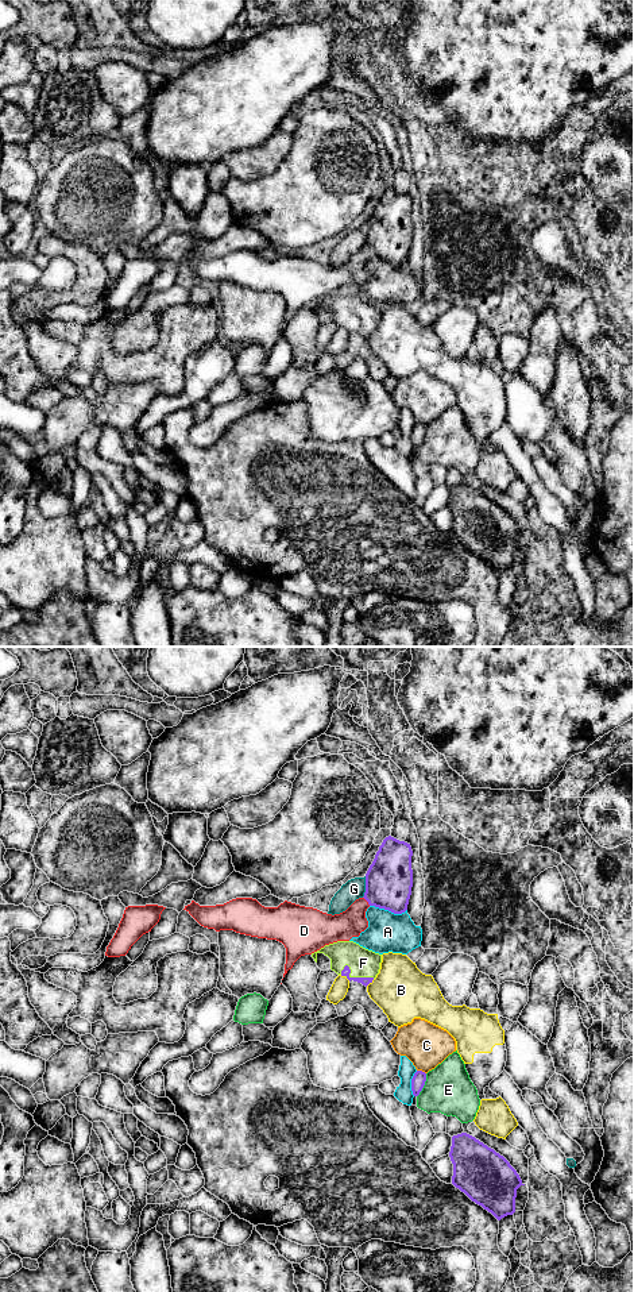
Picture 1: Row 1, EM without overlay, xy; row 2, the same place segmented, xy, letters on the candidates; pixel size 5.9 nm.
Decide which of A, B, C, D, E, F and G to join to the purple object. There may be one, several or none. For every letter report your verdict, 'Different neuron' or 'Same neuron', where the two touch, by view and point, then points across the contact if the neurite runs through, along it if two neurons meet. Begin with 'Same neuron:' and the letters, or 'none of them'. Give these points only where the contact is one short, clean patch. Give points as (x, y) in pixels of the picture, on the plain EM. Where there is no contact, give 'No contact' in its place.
Same neuron: F
A: Different neuron. Touches purple at xy (389, 262)
B: Different neuron. Touches purple at xy (370, 334)
C: Different neuron. Touches purple at xy (421, 423)
D: Different neuron. Touches purple at xy (366, 251)
E: Different neuron. Touches purple at xy (424, 436)
F: Same neuron. Touches purple at xy (354, 330). Path across: xy (346, 324), (354, 330), (363, 315)
G: Different neuron. Touches purple at xy (366, 239)

